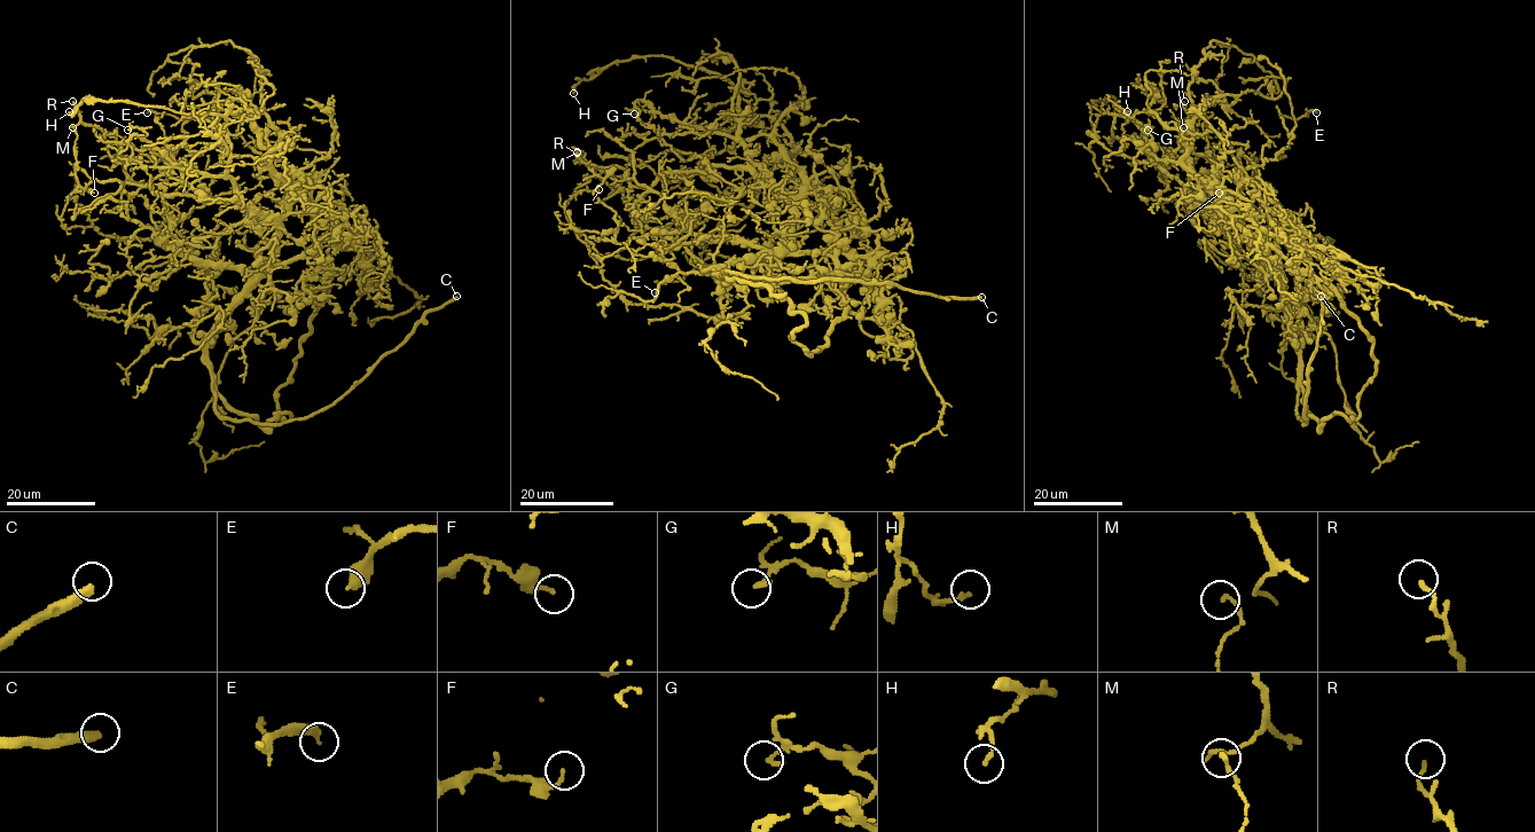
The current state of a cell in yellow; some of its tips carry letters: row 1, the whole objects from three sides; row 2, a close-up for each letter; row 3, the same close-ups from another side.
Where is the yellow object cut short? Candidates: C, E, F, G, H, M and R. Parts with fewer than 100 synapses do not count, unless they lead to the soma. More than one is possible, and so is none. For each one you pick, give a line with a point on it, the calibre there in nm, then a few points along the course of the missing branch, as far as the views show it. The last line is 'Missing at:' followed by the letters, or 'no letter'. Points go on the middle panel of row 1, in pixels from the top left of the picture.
C: place (981, 297); calibre 280 nm
Missing at: C

